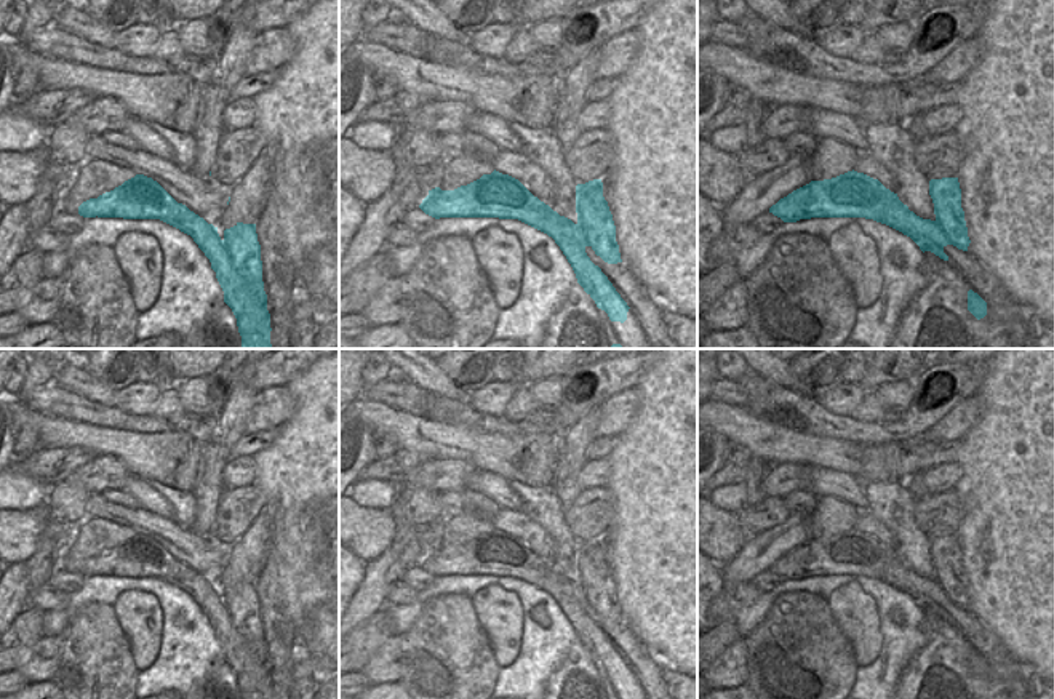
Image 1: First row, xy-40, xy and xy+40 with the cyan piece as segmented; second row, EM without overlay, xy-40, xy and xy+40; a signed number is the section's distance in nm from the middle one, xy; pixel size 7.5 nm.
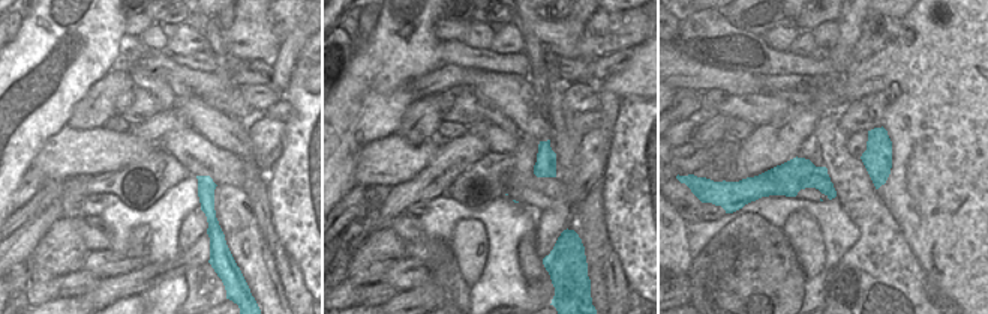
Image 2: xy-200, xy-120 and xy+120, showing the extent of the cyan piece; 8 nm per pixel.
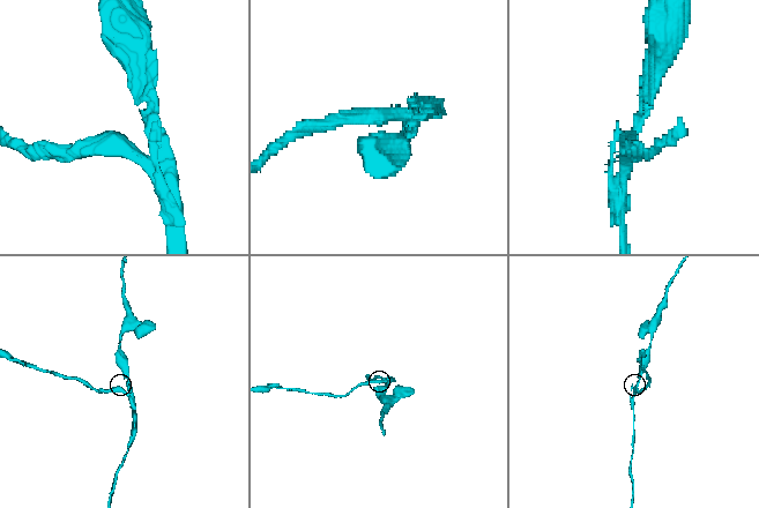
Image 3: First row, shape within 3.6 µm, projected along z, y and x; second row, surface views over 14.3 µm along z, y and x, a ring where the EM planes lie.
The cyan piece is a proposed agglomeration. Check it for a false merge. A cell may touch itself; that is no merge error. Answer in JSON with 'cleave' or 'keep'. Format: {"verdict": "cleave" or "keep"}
{"verdict": "cleave"}

